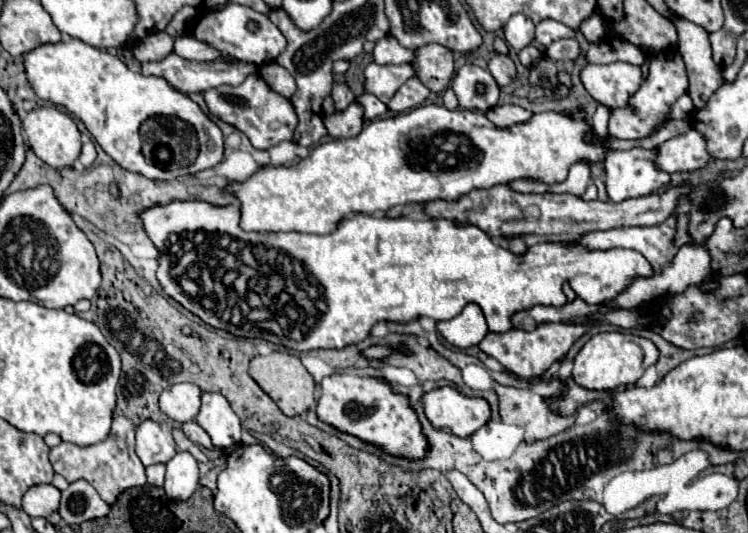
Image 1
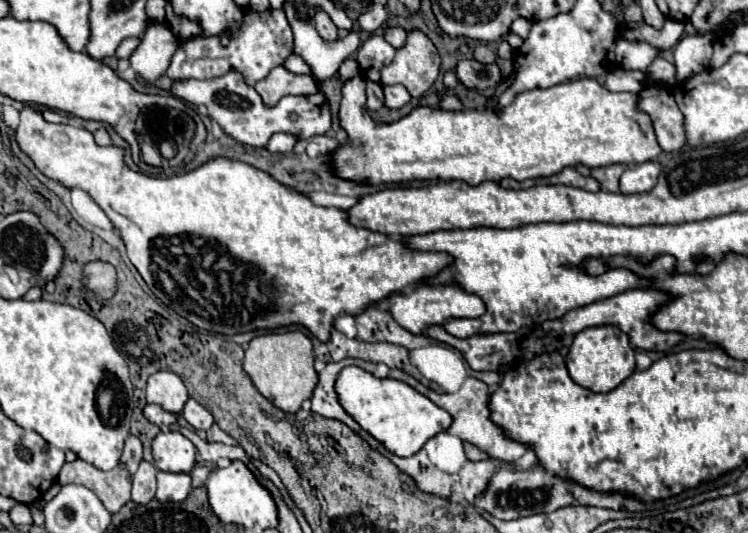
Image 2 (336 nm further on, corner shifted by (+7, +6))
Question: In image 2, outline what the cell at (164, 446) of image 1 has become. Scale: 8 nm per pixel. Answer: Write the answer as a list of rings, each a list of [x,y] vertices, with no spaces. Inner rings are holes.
[[[160,432],[152,442],[154,464],[166,472],[192,472],[196,466],[194,444],[180,432]]]

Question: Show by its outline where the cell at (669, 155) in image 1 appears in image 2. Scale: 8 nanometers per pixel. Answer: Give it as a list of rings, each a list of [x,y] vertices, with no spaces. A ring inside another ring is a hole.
[[[356,76],[350,78],[348,82],[342,82],[342,102],[340,102],[340,120],[342,120],[342,128],[348,134],[348,144],[340,146],[334,154],[332,154],[332,164],[336,168],[336,174],[344,180],[354,180],[354,182],[368,182],[368,184],[388,184],[388,182],[408,182],[408,180],[464,180],[472,186],[482,184],[486,180],[492,182],[500,182],[502,178],[514,178],[514,180],[526,180],[526,178],[540,178],[540,176],[552,176],[556,172],[560,172],[564,166],[578,166],[584,164],[588,168],[598,168],[598,166],[610,166],[610,164],[640,164],[640,162],[648,162],[654,160],[662,148],[656,140],[654,128],[652,128],[652,120],[648,118],[648,114],[640,112],[636,108],[636,104],[640,102],[638,92],[610,92],[606,90],[598,80],[594,78],[580,78],[580,80],[572,80],[572,82],[562,82],[550,88],[536,88],[536,90],[526,90],[524,94],[518,94],[516,100],[506,106],[502,112],[494,112],[494,110],[470,110],[470,112],[448,112],[442,108],[426,108],[426,106],[418,106],[414,108],[406,118],[400,118],[398,122],[390,122],[390,124],[376,124],[368,112],[366,112],[366,80]]]

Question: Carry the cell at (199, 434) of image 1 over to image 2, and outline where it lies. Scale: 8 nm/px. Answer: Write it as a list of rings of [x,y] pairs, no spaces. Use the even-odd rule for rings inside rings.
[[[146,404],[144,410],[142,410],[142,414],[146,416],[146,420],[150,420],[150,422],[156,424],[156,426],[170,426],[170,424],[174,424],[174,422],[178,420],[176,414],[170,414],[170,412],[162,410],[162,408],[156,406],[156,404]]]

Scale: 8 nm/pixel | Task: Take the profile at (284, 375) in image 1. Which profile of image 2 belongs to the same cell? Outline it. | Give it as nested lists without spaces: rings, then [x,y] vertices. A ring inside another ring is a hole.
[[[300,330],[282,332],[282,334],[264,334],[250,340],[244,370],[252,378],[254,386],[266,396],[276,408],[284,412],[298,412],[302,402],[308,400],[318,384],[318,374],[314,370],[314,352],[312,342]]]

